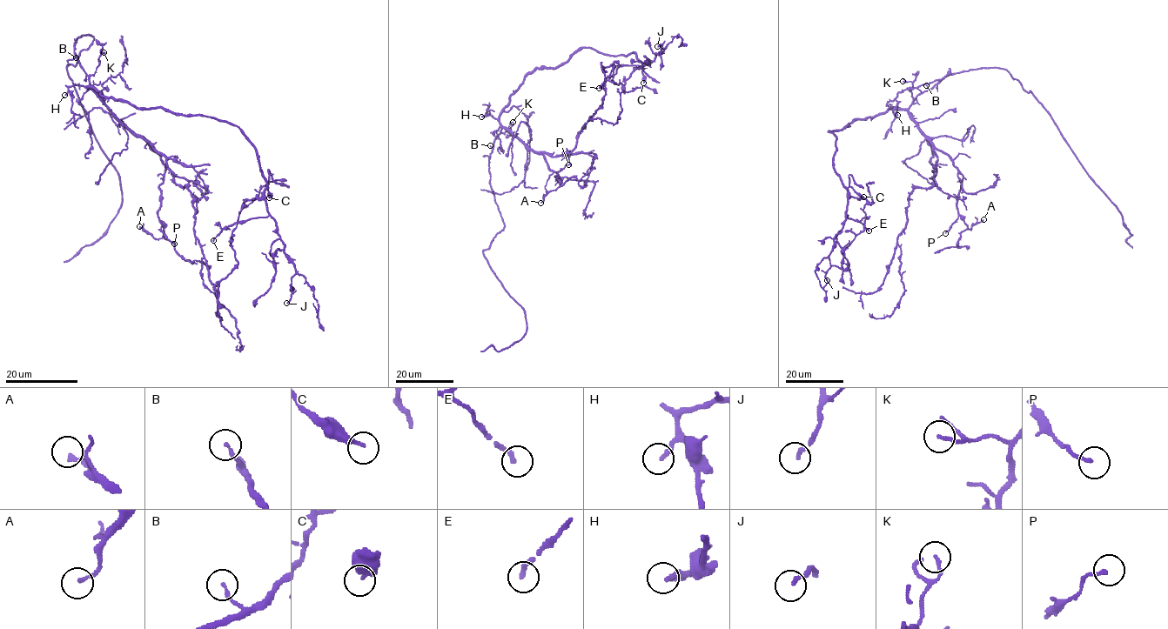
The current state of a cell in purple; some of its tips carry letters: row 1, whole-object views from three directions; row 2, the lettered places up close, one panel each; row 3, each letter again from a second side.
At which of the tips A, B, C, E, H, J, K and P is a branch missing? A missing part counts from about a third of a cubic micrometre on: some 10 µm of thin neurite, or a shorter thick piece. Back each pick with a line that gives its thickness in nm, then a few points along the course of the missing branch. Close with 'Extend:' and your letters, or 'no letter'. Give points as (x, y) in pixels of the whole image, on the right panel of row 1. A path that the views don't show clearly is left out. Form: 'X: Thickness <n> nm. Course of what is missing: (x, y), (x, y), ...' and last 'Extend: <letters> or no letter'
A: Thickness 160 nm
E: Thickness 200 nm
H: Thickness 200 nm. Course of what is missing: (897, 115), (902, 133), (927, 142), (947, 142), (957, 156)
J: Thickness 170 nm
Extend: A, E, H, J

